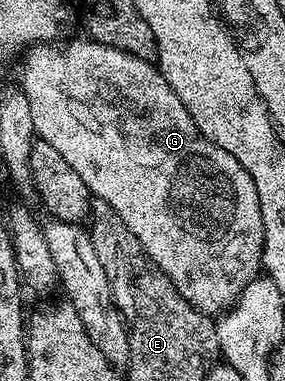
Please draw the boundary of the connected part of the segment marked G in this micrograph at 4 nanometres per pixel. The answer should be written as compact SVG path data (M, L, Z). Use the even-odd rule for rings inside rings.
M90 38L82 39L71 40L64 48L55 48L59 46L51 42L33 44L26 49L25 55L22 57L24 60L21 89L28 98L36 137L49 142L49 146L54 146L63 155L65 162L69 162L69 166L73 166L73 170L77 170L77 174L81 174L81 182L85 182L85 186L91 191L94 199L109 202L109 206L113 206L113 210L117 210L121 222L125 222L125 226L129 226L129 230L133 230L133 234L137 238L137 242L141 242L145 254L149 254L149 258L153 258L153 262L157 262L157 266L170 278L173 286L177 286L177 290L181 294L181 298L185 298L185 302L189 302L198 312L203 312L212 318L226 313L235 307L245 286L249 286L249 282L256 279L263 268L263 219L253 178L243 169L241 162L237 162L237 158L233 158L231 154L221 150L221 146L209 142L209 138L205 138L199 132L199 127L193 122L189 110L185 110L181 98L177 98L177 94L173 94L173 86L169 86L169 82L165 82L165 78L152 61L142 60L141 57L135 57L133 53L103 45Z

